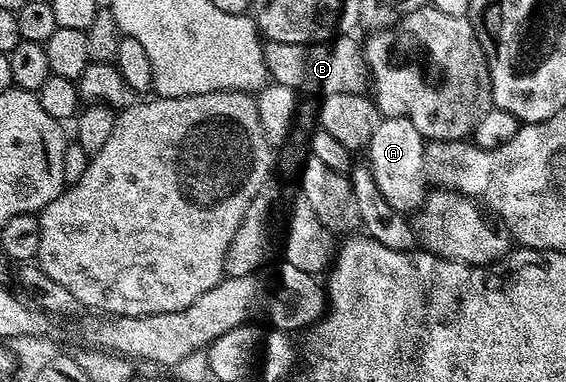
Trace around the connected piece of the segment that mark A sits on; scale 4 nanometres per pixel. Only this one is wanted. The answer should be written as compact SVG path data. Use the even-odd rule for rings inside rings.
M382 118L375 129L375 137L371 137L367 148L367 166L374 175L380 193L394 211L409 213L424 204L427 194L425 144L426 140L422 139L419 129L415 129L409 119Z

